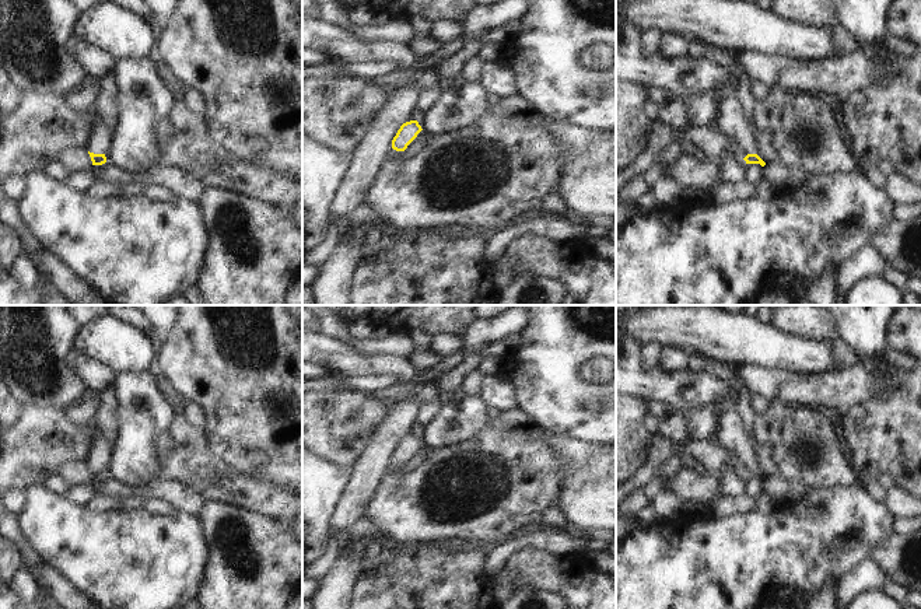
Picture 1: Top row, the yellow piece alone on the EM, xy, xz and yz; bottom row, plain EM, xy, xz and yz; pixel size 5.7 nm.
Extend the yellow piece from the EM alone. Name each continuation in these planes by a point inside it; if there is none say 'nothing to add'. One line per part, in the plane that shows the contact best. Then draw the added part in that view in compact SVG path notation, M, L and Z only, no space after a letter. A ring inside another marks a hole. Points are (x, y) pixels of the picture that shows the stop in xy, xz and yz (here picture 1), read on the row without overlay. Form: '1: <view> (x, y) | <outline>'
1: xy (100, 454) | M92 423L94 427L94 444L85 462L94 468L106 468L112 458L112 448L108 445L105 437L101 434L99 428Z

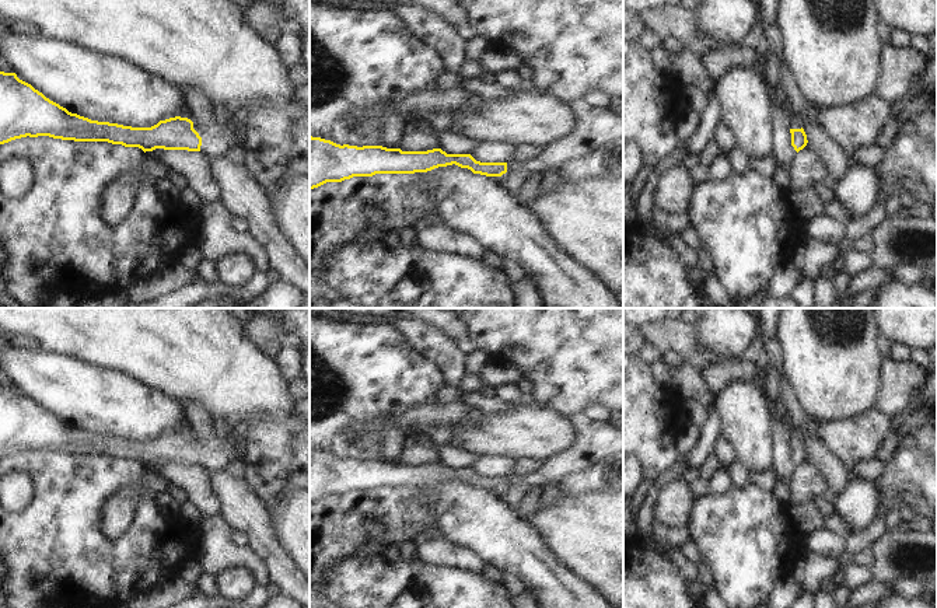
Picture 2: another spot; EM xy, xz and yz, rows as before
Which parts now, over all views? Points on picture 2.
1: xy (217, 453) | M230 429L224 438L218 438L214 433L204 440L193 437L193 443L202 451L200 467L207 472L223 472L234 460L241 460L244 447L235 441L237 433Z

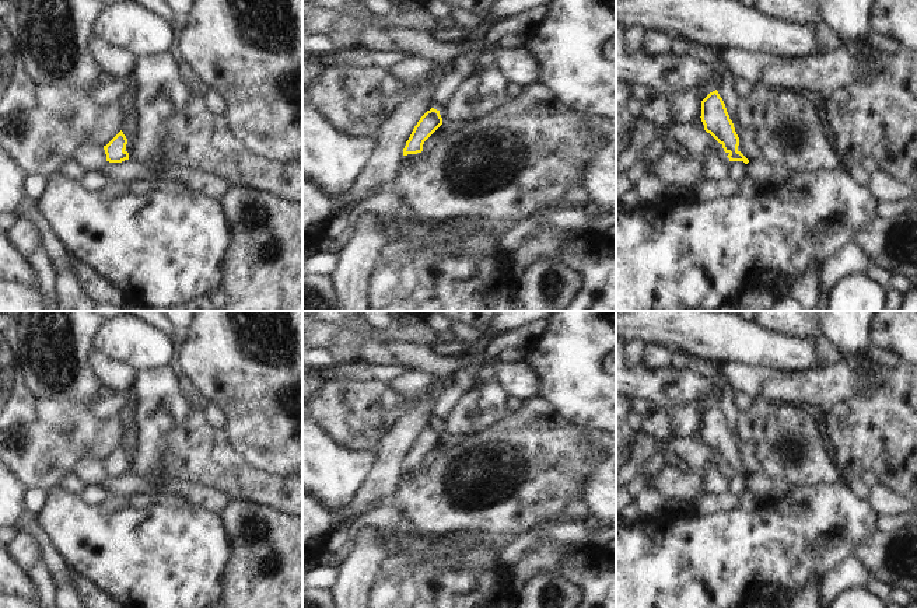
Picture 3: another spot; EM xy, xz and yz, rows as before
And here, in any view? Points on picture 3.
nothing to add

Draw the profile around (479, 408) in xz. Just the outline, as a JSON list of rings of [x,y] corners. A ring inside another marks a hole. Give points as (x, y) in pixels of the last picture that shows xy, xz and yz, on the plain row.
[[[497,381],[470,388],[440,423],[442,434],[451,441],[490,429],[508,412],[504,403],[507,396],[507,391]]]

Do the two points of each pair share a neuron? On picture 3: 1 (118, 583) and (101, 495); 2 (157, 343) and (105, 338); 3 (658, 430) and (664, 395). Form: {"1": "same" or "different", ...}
{"1": "different", "2": "same", "3": "different"}

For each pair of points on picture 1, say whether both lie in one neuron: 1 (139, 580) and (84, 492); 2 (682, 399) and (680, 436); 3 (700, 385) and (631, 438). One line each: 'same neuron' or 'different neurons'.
1: different neurons
2: different neurons
3: different neurons

